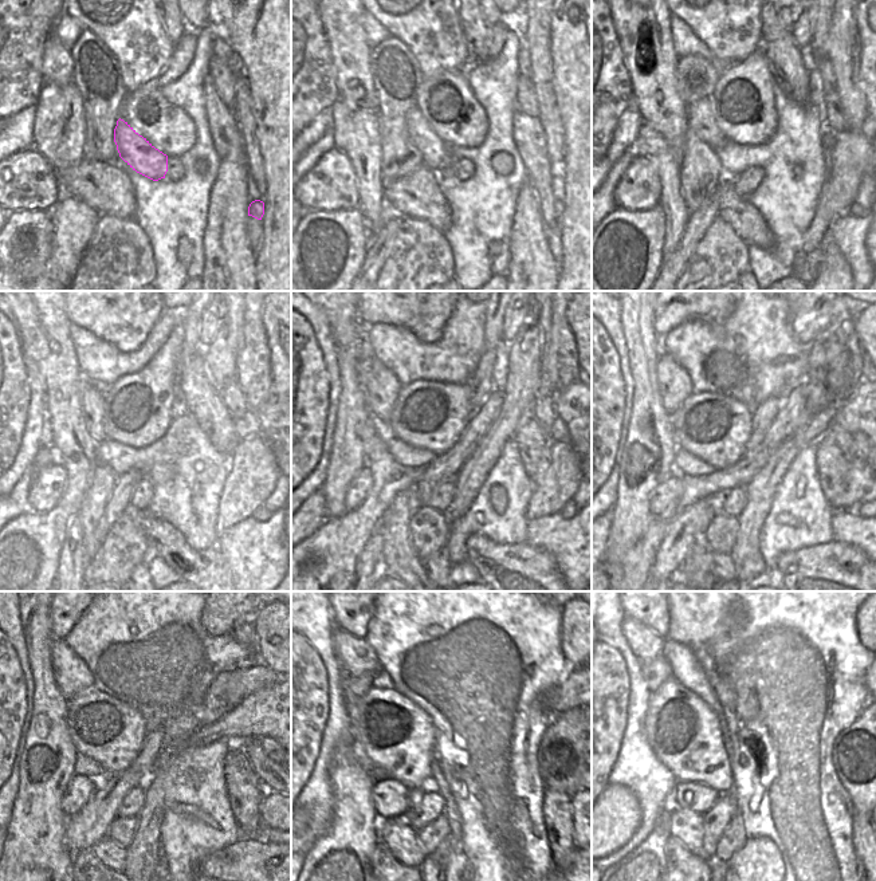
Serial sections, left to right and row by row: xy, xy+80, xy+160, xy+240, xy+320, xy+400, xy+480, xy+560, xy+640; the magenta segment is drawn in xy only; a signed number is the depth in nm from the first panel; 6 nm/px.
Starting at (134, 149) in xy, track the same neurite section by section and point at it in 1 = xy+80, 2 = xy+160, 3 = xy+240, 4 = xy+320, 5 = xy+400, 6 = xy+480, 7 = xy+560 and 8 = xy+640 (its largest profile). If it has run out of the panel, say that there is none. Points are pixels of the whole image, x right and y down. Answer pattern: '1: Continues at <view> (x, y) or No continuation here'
1: Continues at xy+80 (436, 156)
2: Continues at xy+160 (702, 124)
3: Continues at xy+240 (91, 400)
4: Continues at xy+320 (380, 385)
5: Continues at xy+400 (675, 385)
6: Continues at xy+480 (73, 677)
7: Continues at xy+560 (357, 657)
8: Continues at xy+640 (645, 644).

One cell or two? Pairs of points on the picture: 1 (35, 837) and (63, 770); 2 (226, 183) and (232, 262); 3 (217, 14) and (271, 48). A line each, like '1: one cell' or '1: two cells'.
1: one cell
2: one cell
3: one cell

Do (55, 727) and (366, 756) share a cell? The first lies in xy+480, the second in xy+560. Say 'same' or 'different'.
different

